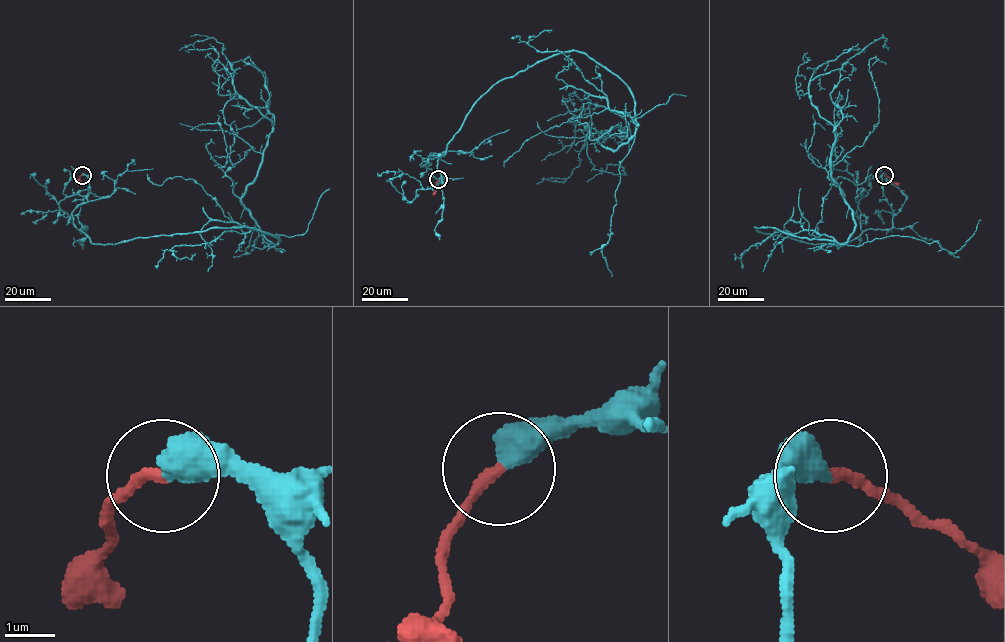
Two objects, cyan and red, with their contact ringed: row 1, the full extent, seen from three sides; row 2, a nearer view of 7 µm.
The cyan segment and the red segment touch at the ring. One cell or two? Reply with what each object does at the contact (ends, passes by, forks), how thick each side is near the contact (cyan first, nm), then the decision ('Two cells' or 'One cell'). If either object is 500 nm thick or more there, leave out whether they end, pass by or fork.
Thickness 550 nm (cyan) against 240 nm. One cell

